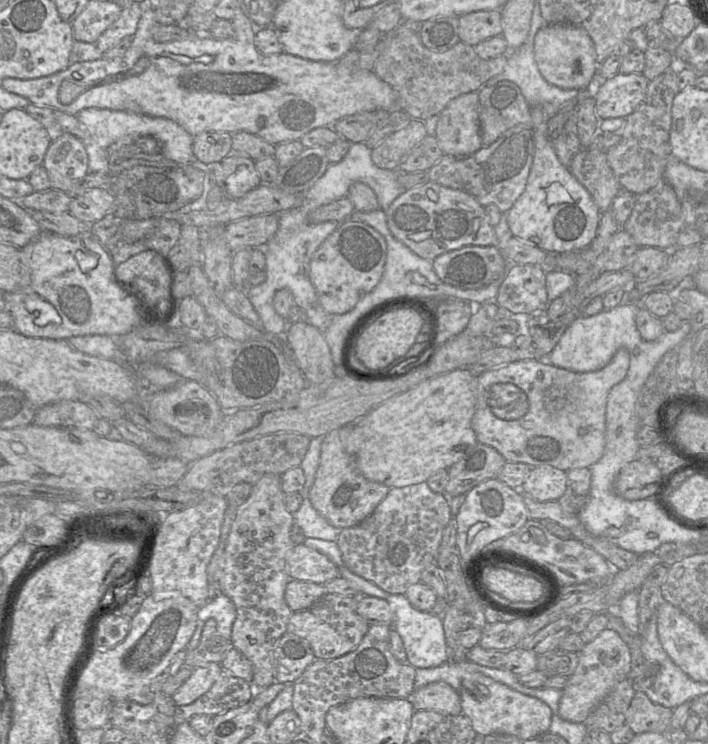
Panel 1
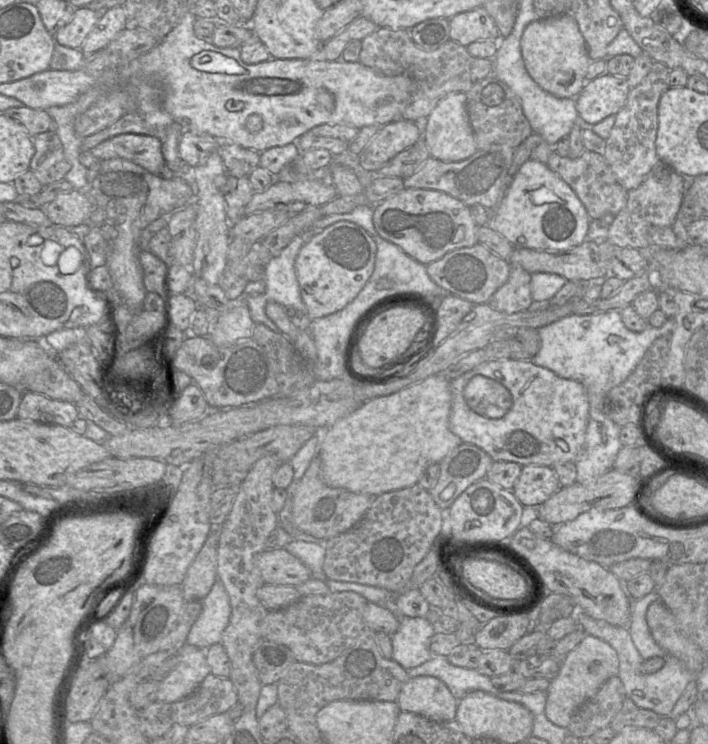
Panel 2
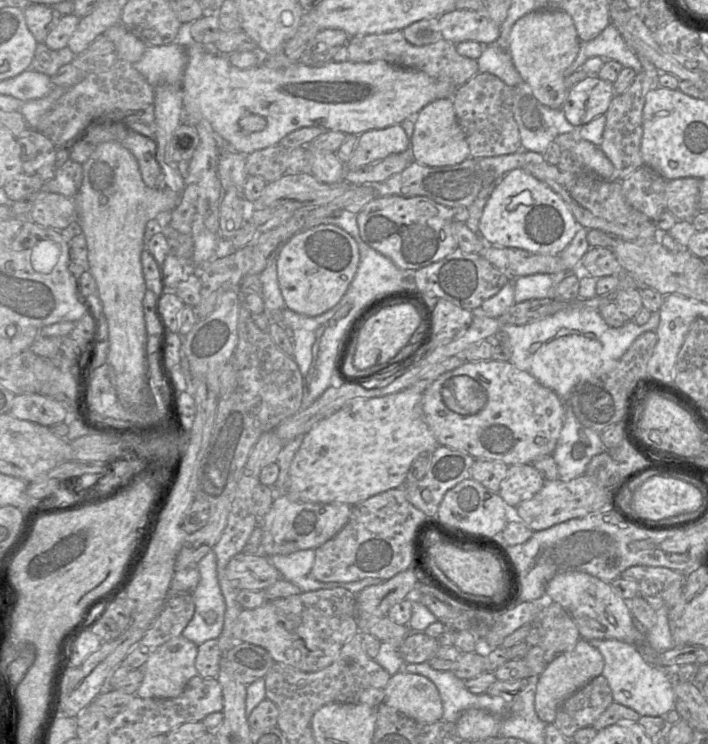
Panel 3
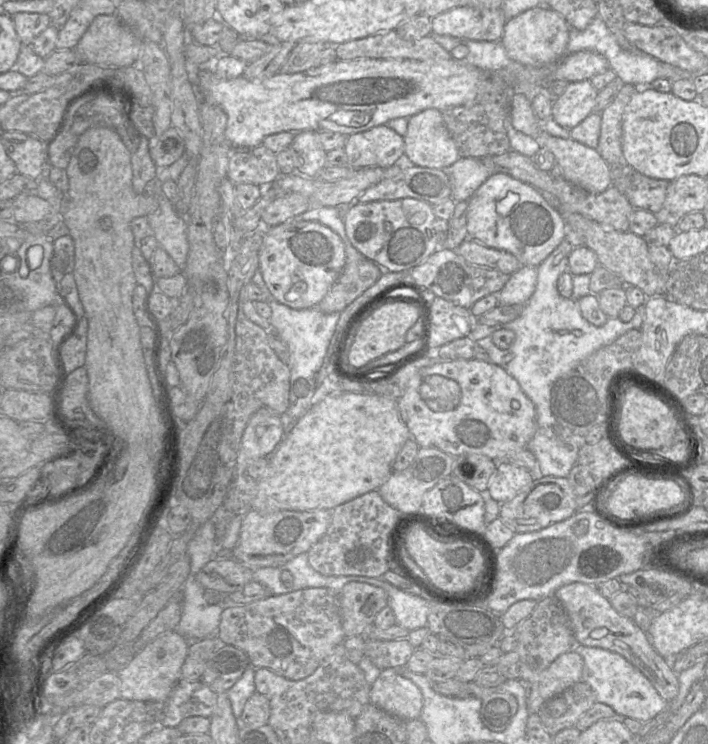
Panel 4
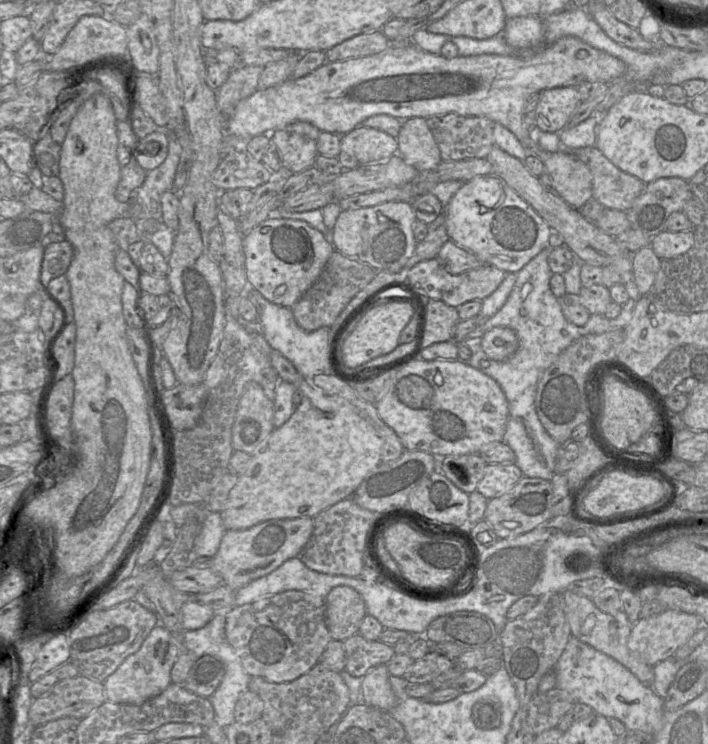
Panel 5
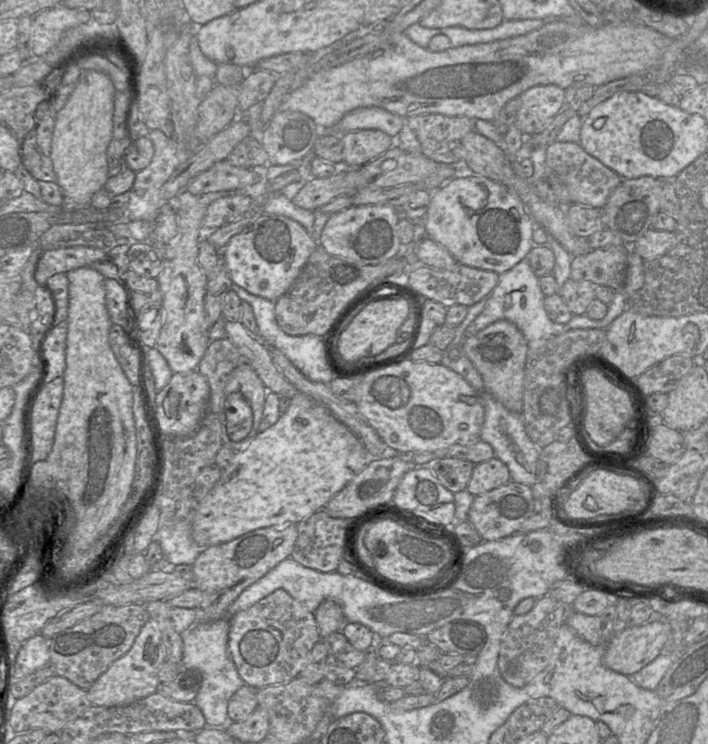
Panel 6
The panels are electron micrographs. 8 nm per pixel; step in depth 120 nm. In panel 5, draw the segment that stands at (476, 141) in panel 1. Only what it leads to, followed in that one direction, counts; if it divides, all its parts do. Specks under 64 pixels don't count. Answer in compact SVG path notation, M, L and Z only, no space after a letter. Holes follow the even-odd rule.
M425 118L402 120L397 136L398 152L403 160L418 171L428 171L441 162L440 150Z

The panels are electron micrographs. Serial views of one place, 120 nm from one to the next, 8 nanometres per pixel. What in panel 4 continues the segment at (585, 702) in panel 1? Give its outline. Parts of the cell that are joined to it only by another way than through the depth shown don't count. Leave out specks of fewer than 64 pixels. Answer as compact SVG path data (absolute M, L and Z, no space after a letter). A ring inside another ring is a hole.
M575 651L562 654L553 661L538 679L528 686L529 713L537 714L546 701L582 681L583 666L582 657Z

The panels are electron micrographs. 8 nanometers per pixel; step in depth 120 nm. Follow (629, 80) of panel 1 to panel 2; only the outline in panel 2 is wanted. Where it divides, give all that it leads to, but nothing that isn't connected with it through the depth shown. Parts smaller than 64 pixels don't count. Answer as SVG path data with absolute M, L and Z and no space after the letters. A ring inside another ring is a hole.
M604 73L587 81L575 98L579 120L593 125L616 115L624 107L630 89L625 76Z

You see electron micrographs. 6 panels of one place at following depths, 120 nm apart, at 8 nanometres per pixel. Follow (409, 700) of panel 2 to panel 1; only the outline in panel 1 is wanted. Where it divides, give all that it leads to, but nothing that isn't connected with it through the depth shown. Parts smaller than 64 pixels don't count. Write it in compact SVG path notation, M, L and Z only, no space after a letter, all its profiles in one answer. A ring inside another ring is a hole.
M443 681L432 682L414 690L408 700L415 711L427 710L452 716L462 713L459 693Z

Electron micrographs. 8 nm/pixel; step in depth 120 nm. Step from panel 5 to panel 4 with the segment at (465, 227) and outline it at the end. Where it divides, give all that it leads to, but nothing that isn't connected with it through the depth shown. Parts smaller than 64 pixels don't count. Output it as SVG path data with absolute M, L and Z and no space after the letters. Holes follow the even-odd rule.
M506 173L492 174L469 198L467 239L513 254L522 266L541 264L565 239L567 226L560 213L535 187Z

